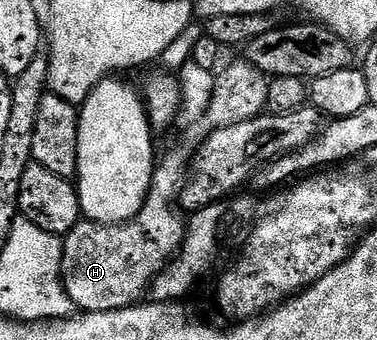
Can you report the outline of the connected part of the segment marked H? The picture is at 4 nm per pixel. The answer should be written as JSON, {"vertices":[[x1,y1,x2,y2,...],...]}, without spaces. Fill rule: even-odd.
{"vertices":[[181,145,173,149,165,158,160,158,154,168,153,181,149,185,149,196,143,207,132,221,124,225,98,225,95,221,82,219,71,232,64,234,63,248,65,254,61,260,61,280,65,283,65,290,74,306,86,313,106,313,116,309,128,309,130,305,140,302,141,297,150,292,155,278,161,274,167,262,176,257,178,250,185,241,187,232,186,218,176,213,179,209,179,194,187,181,187,174,191,169,191,149]]}

